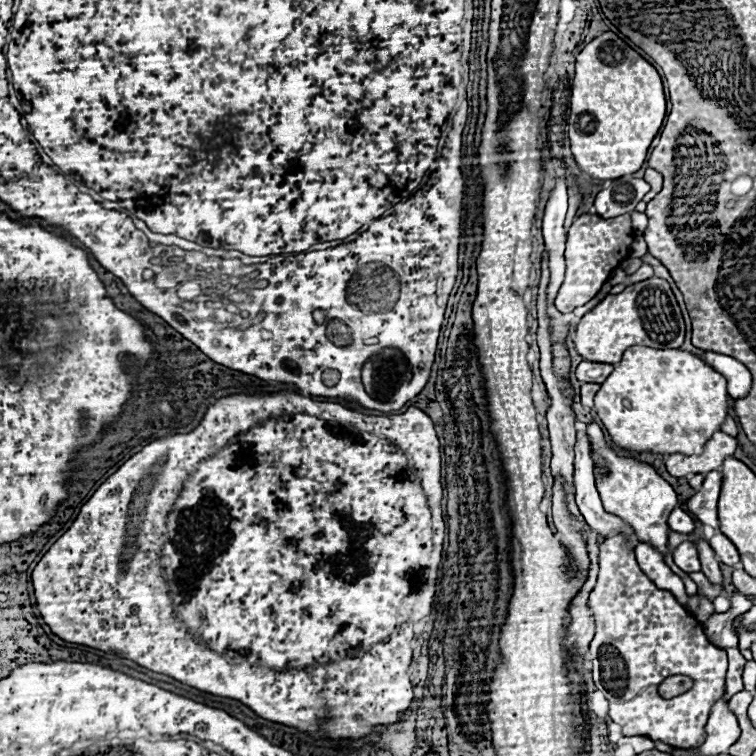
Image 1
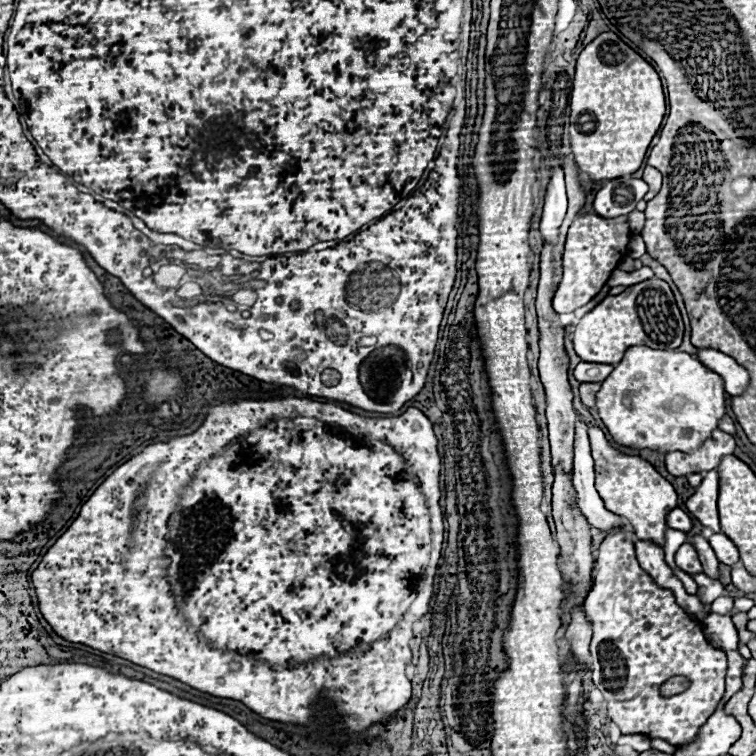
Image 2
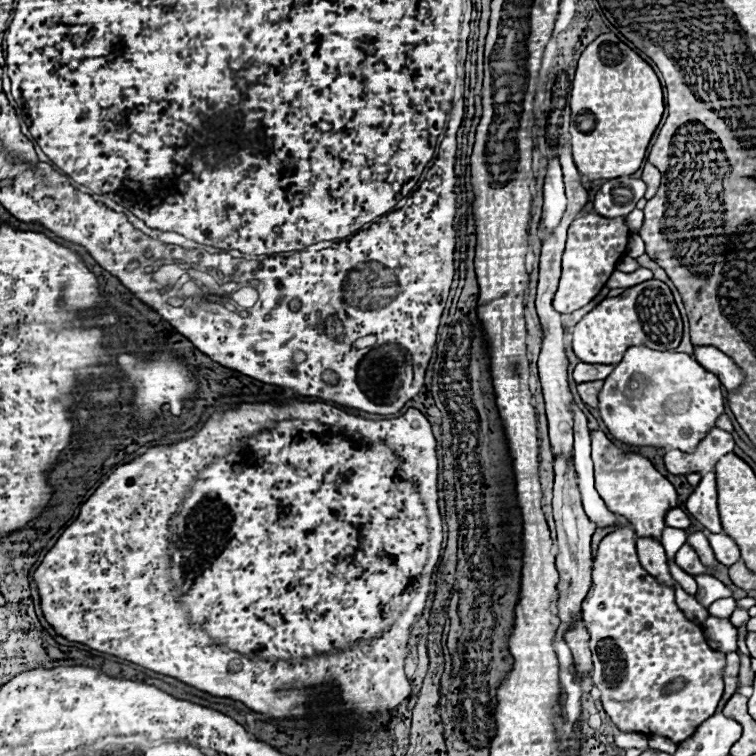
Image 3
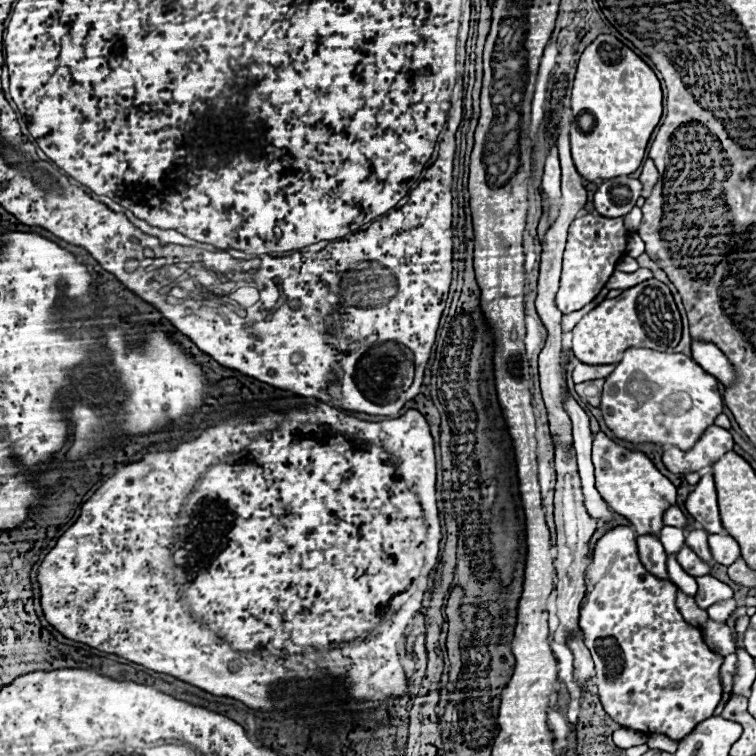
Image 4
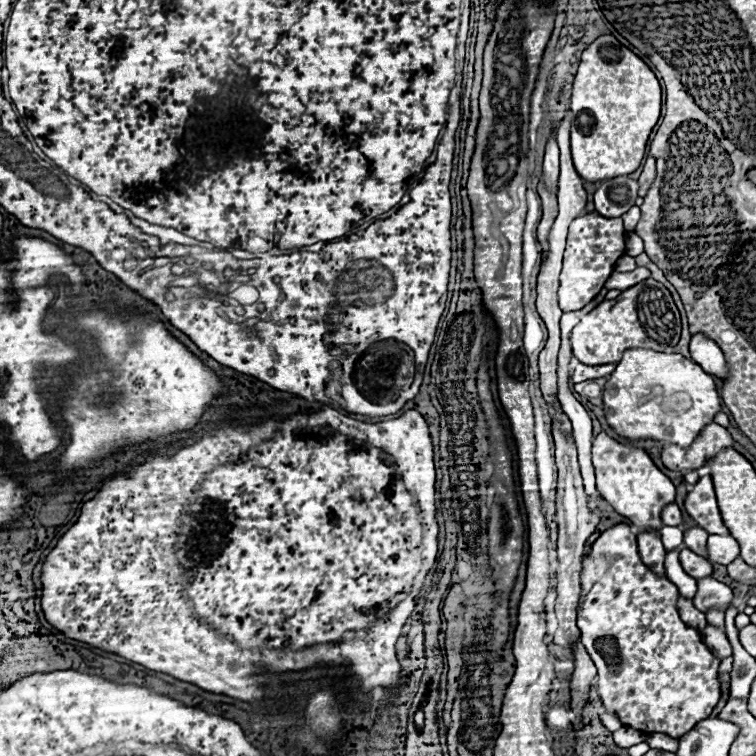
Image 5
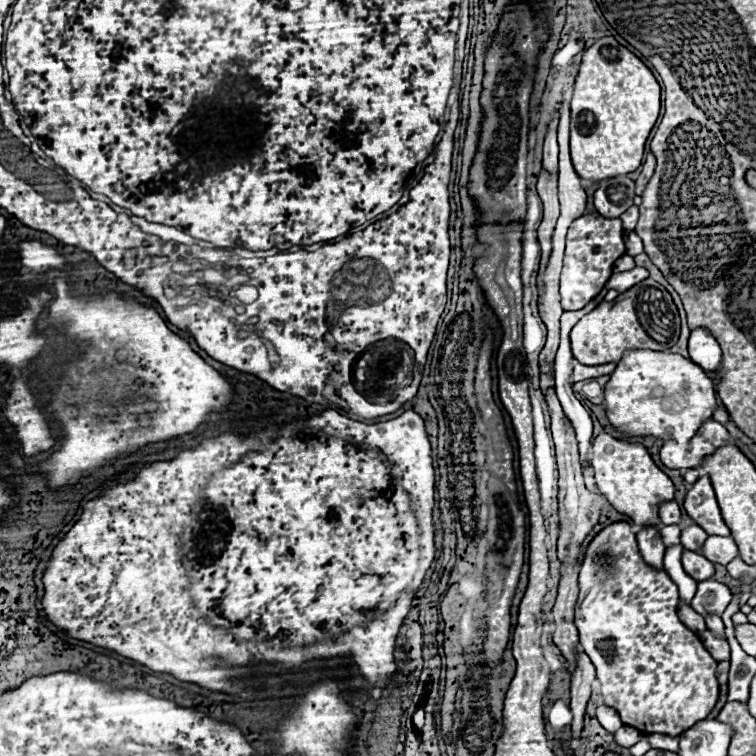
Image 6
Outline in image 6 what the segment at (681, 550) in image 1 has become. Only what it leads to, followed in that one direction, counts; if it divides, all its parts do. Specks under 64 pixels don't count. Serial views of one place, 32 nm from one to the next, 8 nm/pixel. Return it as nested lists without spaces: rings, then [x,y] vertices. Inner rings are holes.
[[[684,550],[682,566],[684,566],[684,572],[690,578],[694,578],[696,582],[708,580],[708,578],[714,576],[714,564],[710,560],[706,560],[704,556],[700,556],[696,552],[690,552],[690,550]]]

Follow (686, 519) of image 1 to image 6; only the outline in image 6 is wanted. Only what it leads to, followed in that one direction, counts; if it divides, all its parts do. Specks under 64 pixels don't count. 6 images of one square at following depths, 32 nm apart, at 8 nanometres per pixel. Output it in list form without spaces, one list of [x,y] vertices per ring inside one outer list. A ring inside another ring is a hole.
[[[666,500],[666,502],[662,502],[660,508],[658,508],[658,516],[660,516],[660,522],[662,522],[664,526],[668,526],[668,524],[678,524],[678,520],[680,520],[680,506],[678,506],[674,500]]]

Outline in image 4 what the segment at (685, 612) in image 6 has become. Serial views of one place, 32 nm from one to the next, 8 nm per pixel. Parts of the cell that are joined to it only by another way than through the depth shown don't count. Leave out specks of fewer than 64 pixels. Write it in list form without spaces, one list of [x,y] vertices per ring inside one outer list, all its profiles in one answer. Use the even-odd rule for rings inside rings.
[[[678,592],[676,604],[678,604],[678,610],[680,610],[682,618],[684,618],[688,624],[694,624],[696,628],[704,628],[704,624],[708,622],[708,614],[706,614],[706,610],[700,610],[700,608],[696,606],[694,598],[688,598],[686,594]]]

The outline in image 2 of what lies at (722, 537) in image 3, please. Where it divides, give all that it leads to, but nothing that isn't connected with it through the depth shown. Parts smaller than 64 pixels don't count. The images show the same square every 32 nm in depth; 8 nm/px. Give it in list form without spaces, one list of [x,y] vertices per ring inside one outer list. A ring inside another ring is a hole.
[[[722,532],[712,534],[712,536],[708,538],[708,542],[710,542],[712,550],[716,552],[716,558],[718,558],[722,564],[732,566],[732,564],[736,564],[736,562],[740,560],[736,544],[734,544],[726,534],[722,534]]]

